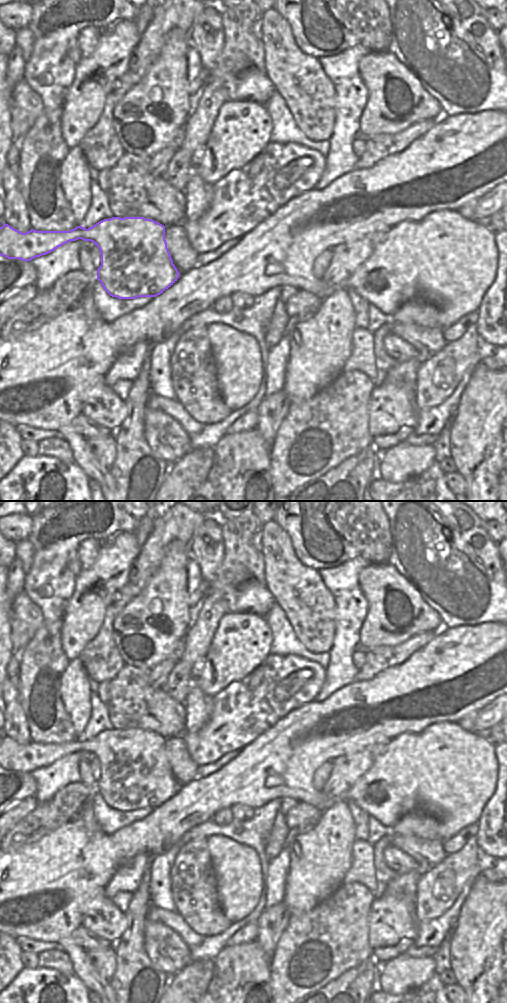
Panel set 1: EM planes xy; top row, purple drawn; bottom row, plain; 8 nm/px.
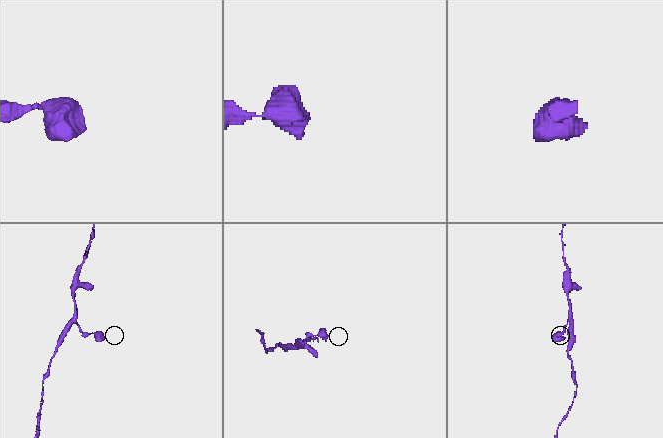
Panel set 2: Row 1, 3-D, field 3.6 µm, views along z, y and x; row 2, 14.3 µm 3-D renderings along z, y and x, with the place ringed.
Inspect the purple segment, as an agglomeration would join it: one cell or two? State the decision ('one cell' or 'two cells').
one cell

